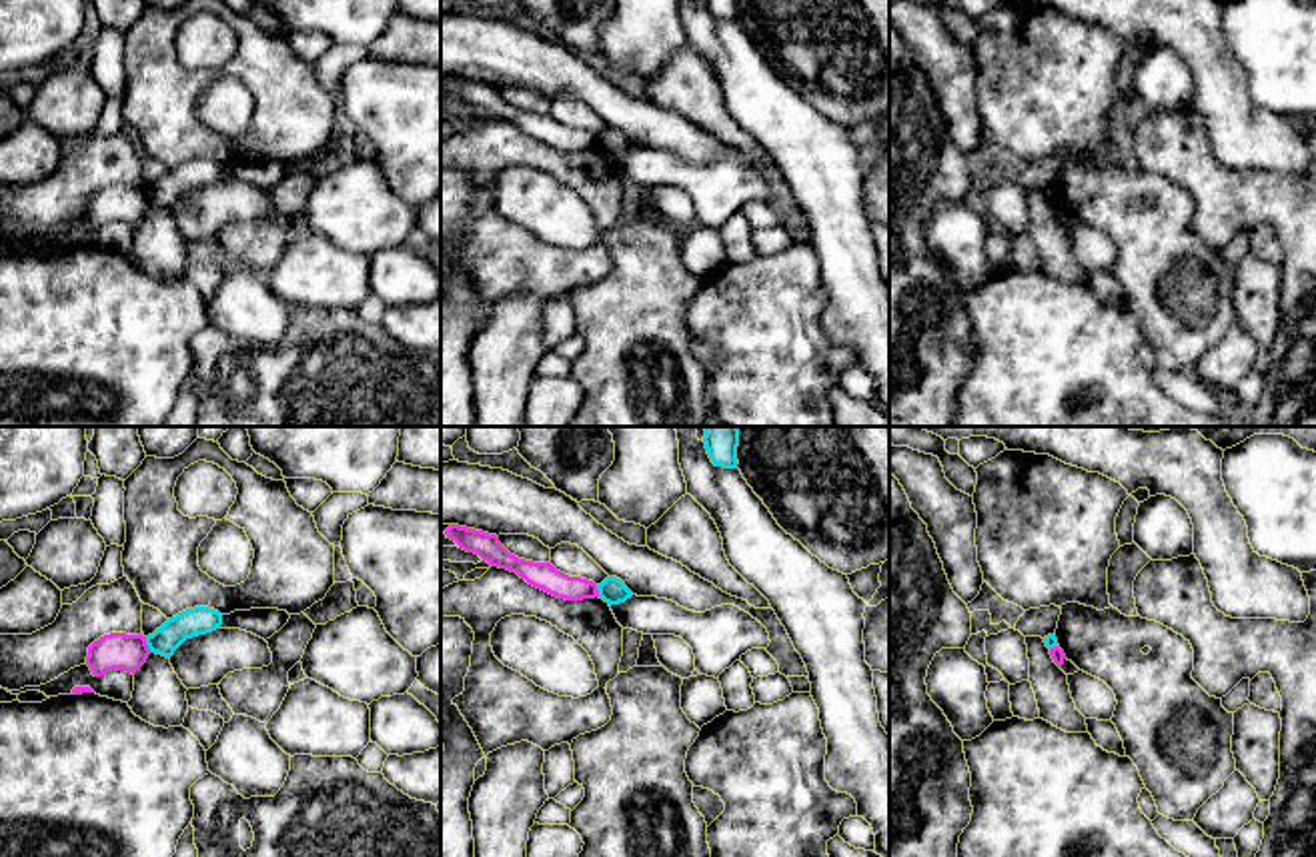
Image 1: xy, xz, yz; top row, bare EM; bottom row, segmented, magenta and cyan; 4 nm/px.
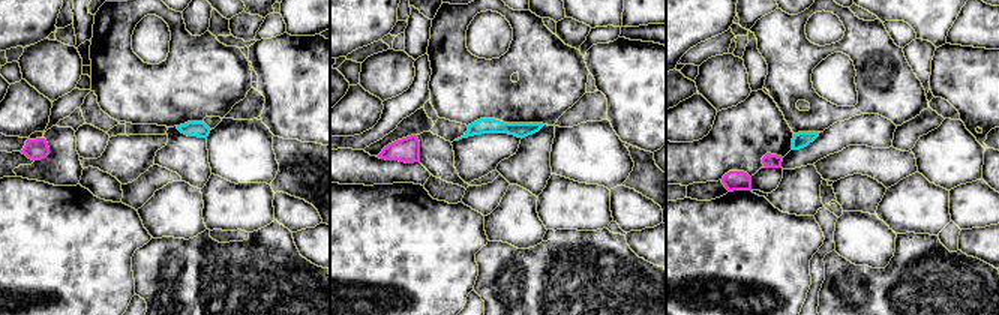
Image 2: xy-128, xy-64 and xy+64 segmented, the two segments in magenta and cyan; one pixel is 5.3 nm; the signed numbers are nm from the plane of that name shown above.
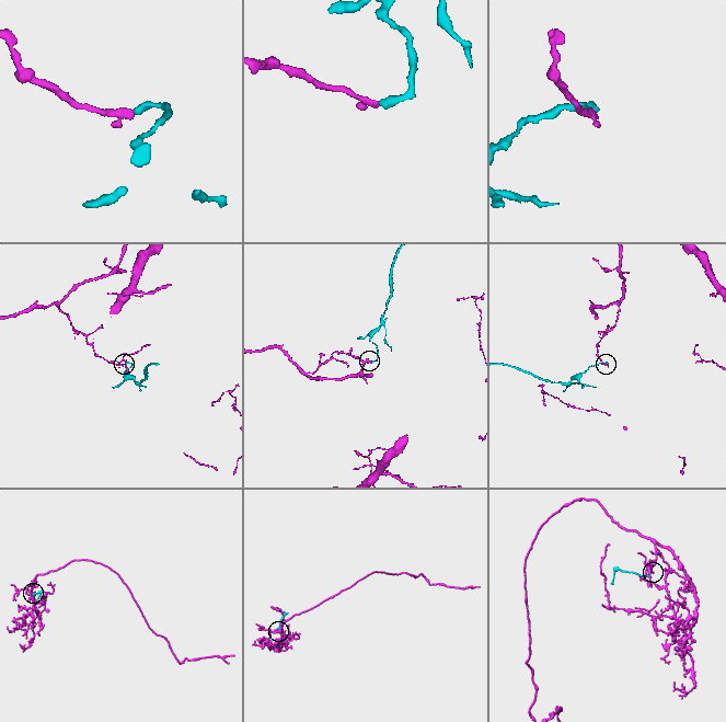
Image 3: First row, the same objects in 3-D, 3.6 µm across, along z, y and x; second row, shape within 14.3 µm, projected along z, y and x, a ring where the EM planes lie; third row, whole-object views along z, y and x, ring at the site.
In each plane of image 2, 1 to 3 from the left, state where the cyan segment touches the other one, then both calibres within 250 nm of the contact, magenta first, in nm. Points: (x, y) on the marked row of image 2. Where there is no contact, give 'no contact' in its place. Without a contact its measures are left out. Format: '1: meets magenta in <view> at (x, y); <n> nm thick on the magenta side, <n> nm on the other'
1: no contact
2: no contact
3: no contact

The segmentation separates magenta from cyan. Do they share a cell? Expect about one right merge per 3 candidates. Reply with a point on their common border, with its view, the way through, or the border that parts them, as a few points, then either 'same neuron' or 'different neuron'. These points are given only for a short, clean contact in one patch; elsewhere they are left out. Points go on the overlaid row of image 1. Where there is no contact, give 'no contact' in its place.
contact xy (145, 643); border xy (145, 637), (151, 649); different neuron

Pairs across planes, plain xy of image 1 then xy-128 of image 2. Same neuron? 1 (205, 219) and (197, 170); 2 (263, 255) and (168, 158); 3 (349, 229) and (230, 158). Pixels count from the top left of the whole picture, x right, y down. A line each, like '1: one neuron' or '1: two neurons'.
1: two neurons
2: one neuron
3: one neuron

